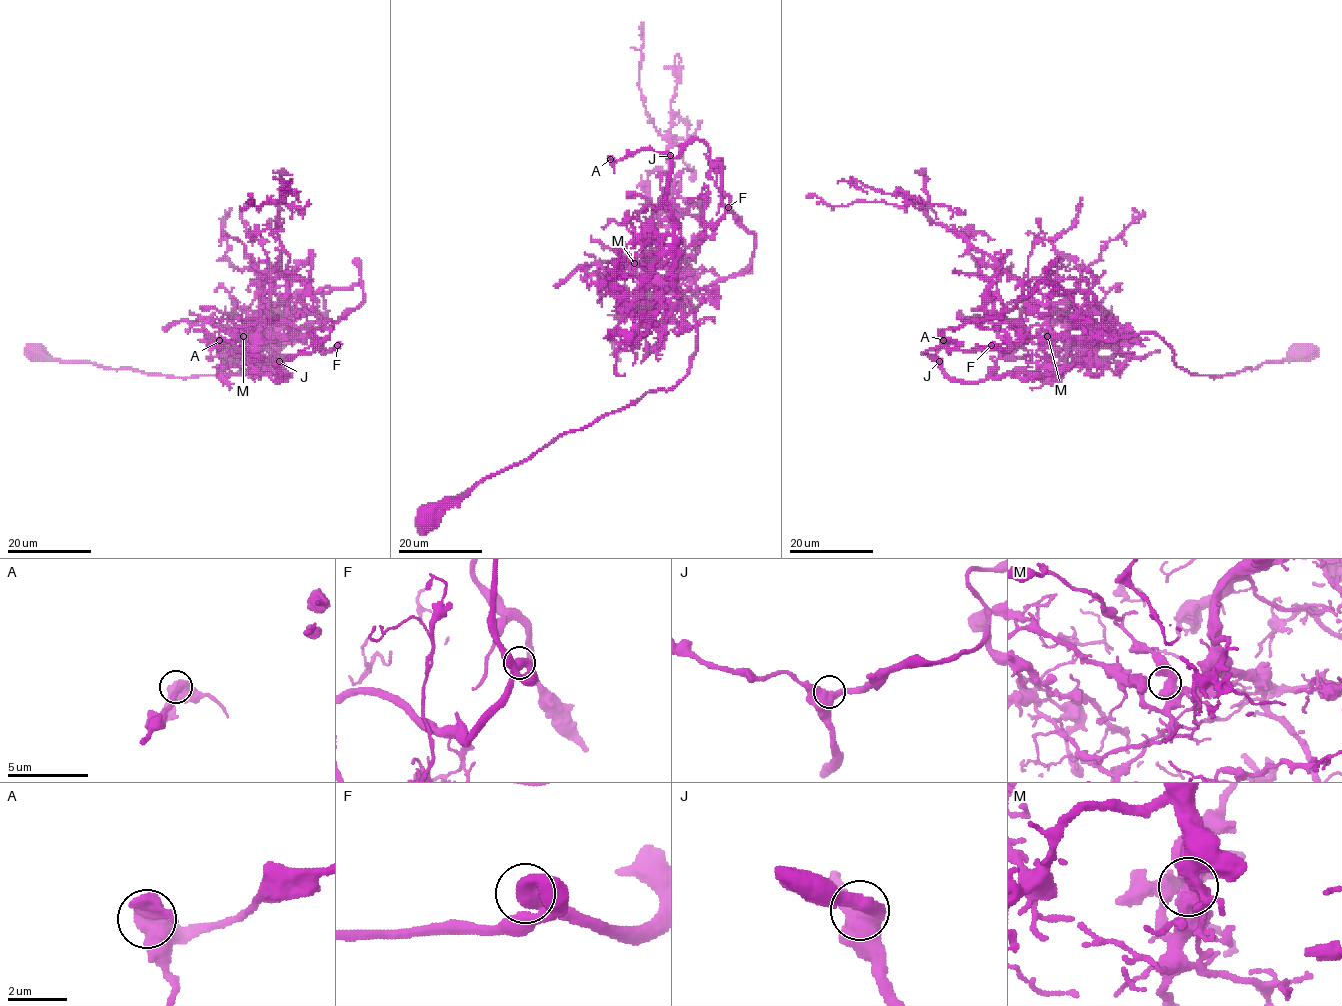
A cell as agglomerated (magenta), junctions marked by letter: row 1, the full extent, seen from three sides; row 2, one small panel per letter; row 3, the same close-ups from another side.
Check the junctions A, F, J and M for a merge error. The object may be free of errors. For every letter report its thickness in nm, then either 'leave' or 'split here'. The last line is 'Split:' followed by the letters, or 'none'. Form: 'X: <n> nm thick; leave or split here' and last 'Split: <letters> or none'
A: 550 nm thick; leave
F: 550 nm thick; leave
J: 550 nm thick; leave
M: 600 nm thick; leave
Split: none

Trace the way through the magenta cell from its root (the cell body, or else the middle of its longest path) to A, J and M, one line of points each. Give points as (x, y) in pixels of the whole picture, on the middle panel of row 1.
A: (430, 520), (687, 374), (694, 313), (648, 266), (660, 284), (673, 280), (671, 161), (646, 149), (610, 159)
J: (430, 520), (562, 434), (671, 390), (687, 374), (694, 313), (648, 266), (660, 284), (673, 280), (670, 155)
M: (430, 520), (562, 434), (647, 393), (671, 390), (687, 374), (697, 345), (694, 313), (669, 281), (634, 263)

